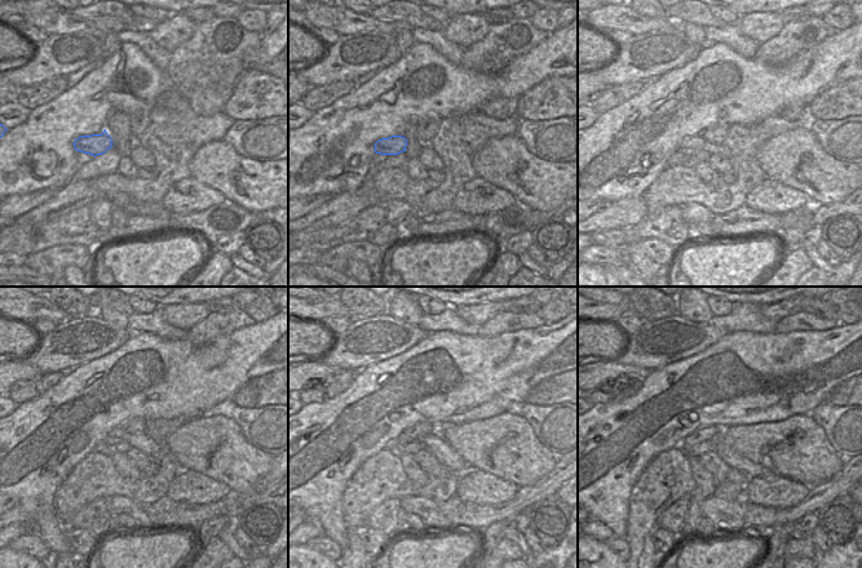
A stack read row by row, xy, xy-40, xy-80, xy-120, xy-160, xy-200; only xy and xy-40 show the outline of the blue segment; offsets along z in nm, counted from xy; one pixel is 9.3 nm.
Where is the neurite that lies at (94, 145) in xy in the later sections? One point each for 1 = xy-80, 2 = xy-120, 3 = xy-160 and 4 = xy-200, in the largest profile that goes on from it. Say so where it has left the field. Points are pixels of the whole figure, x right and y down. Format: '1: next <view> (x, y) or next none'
1: next xy-80 (692, 145)
2: next xy-120 (142, 442)
3: next xy-160 (440, 448)
4: next xy-200 (734, 460)

